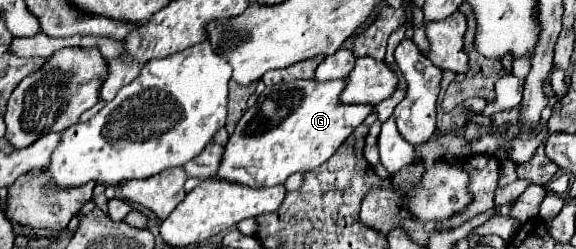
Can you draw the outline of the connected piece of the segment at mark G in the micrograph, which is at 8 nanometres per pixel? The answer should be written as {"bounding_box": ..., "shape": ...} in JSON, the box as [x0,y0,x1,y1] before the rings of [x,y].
{"bounding_box":[212,78,372,188],"shape":[[[346,78],[330,80],[330,82],[292,80],[266,88],[258,96],[258,102],[252,108],[248,108],[246,114],[236,124],[234,134],[224,146],[220,168],[212,178],[230,180],[234,184],[242,184],[250,188],[268,188],[268,186],[284,184],[286,178],[294,172],[314,170],[320,164],[324,164],[338,150],[338,146],[354,132],[354,128],[362,124],[364,118],[372,112],[372,106],[368,104],[350,104],[350,106],[340,104],[338,96],[344,90],[344,86],[346,86]]]}

